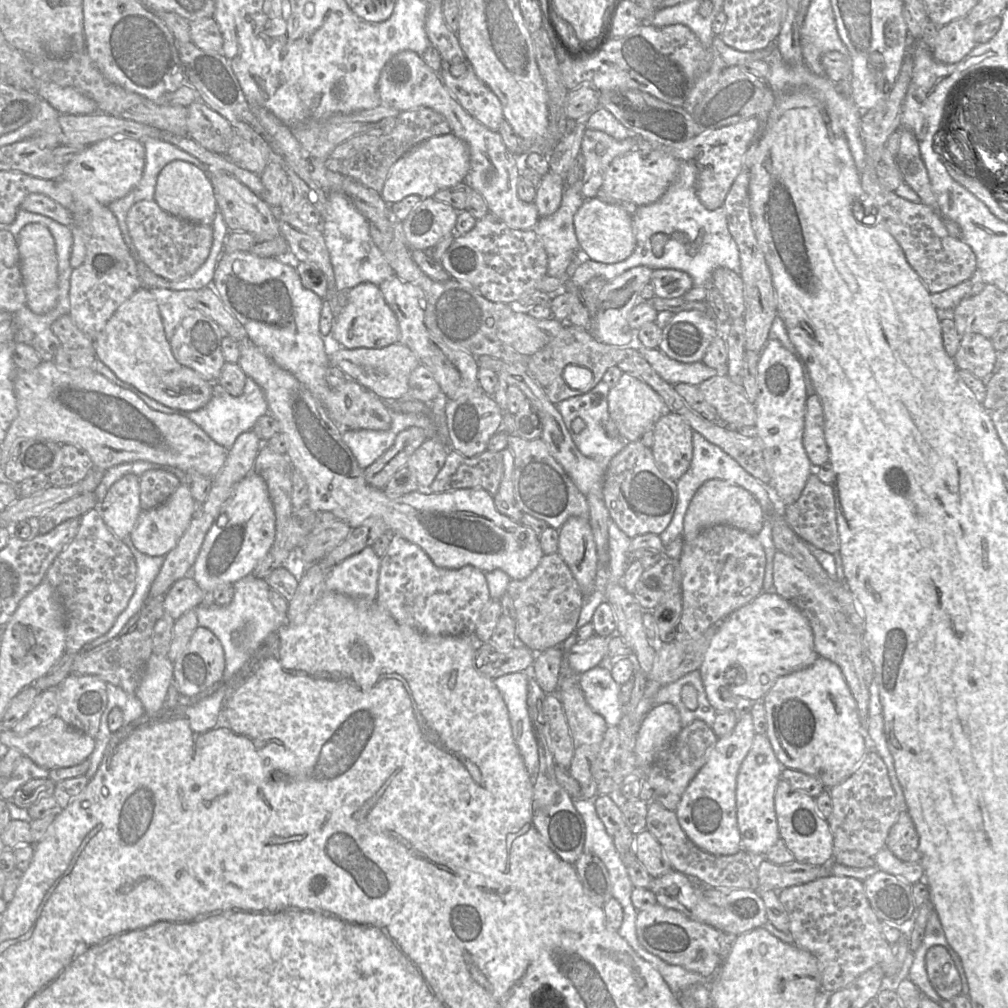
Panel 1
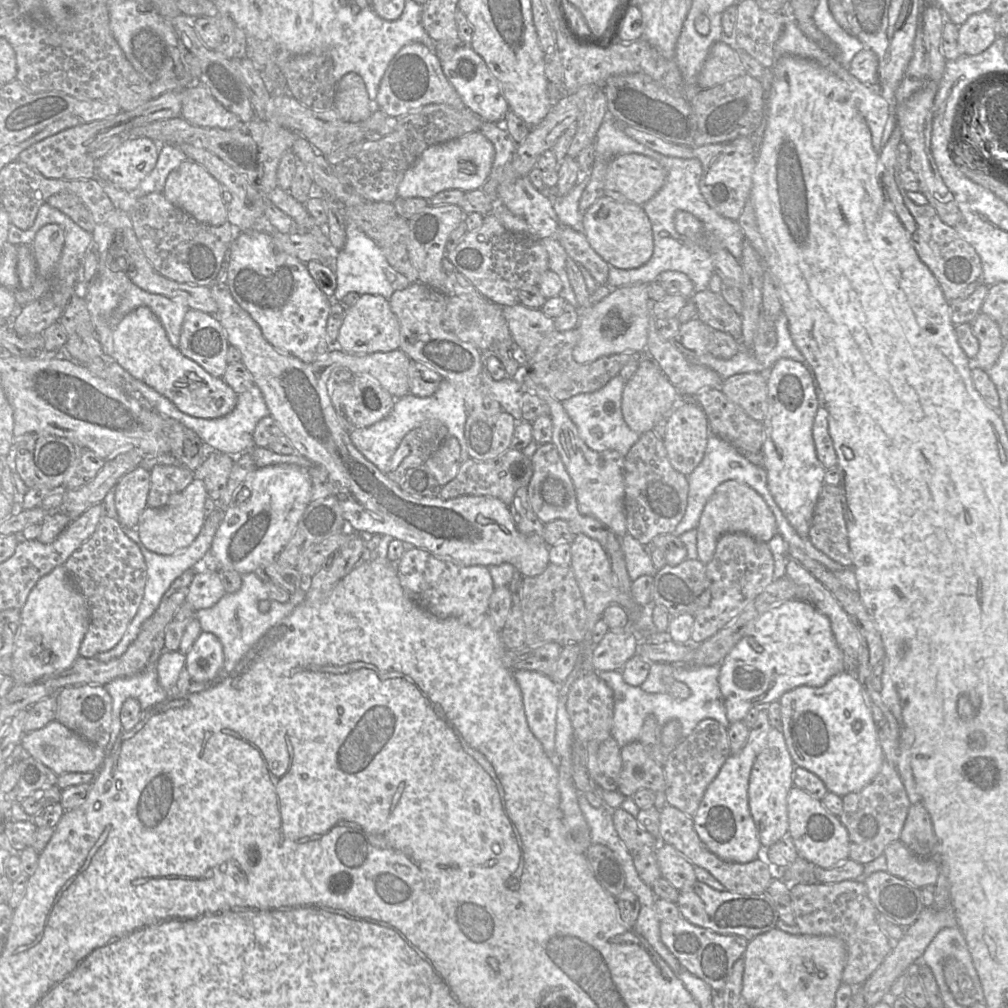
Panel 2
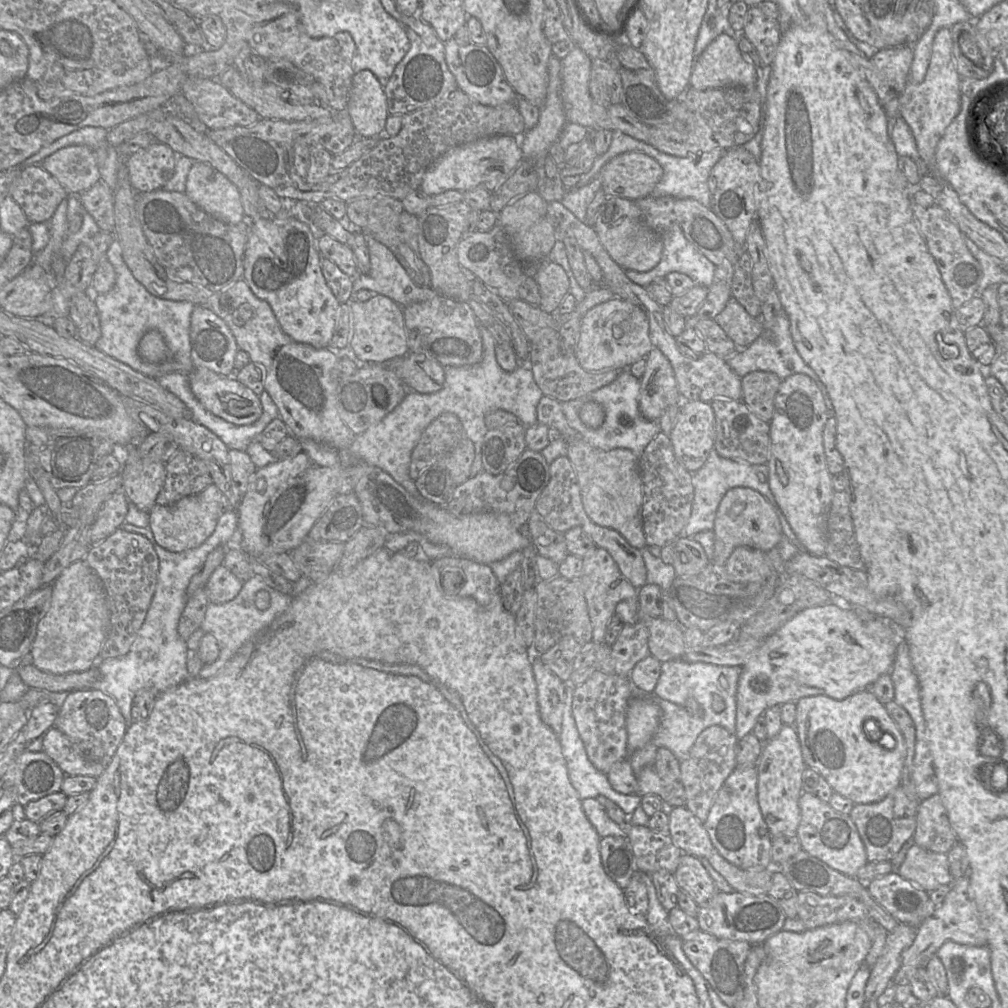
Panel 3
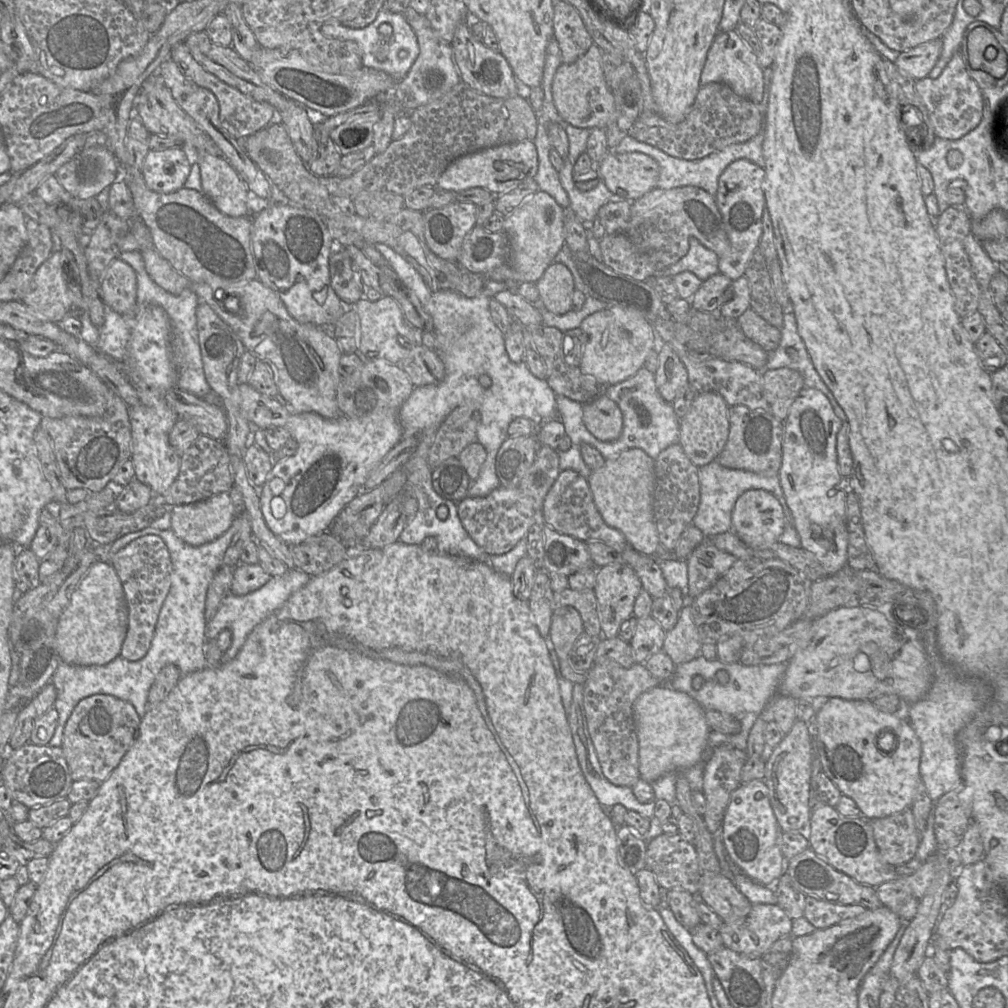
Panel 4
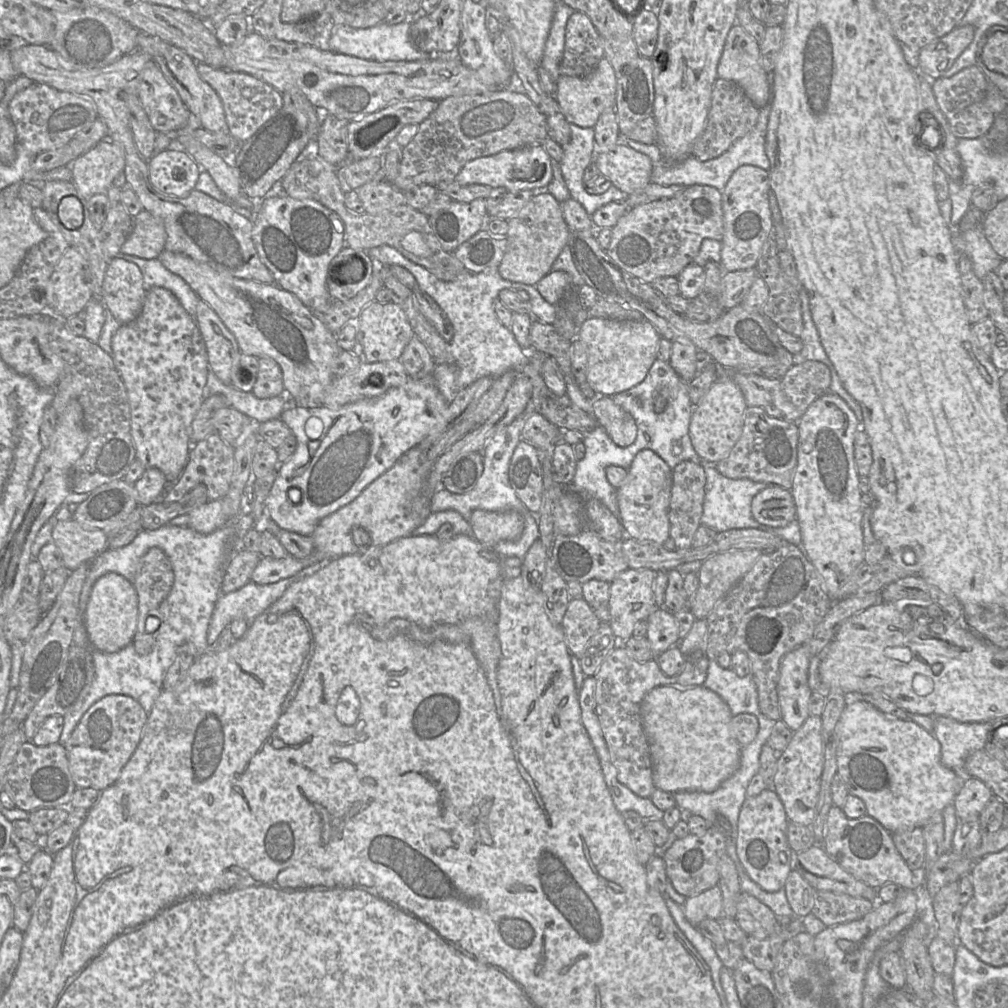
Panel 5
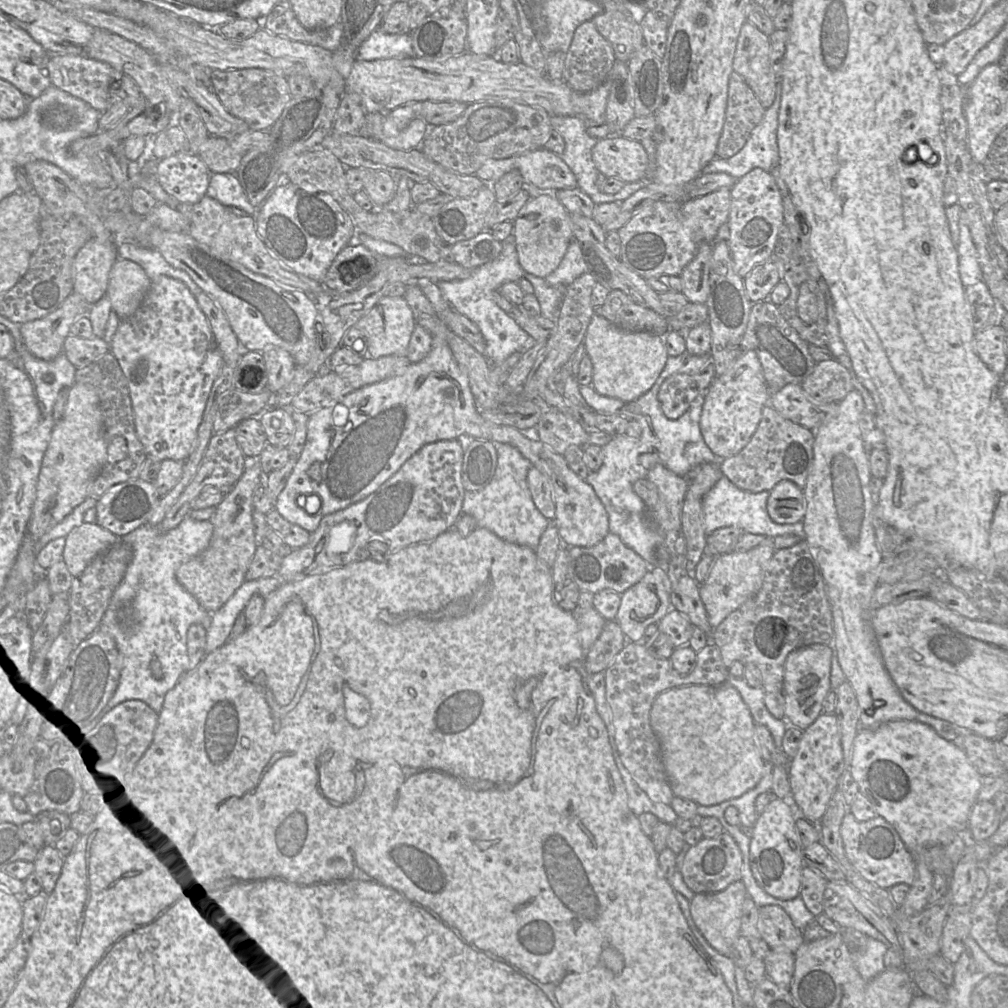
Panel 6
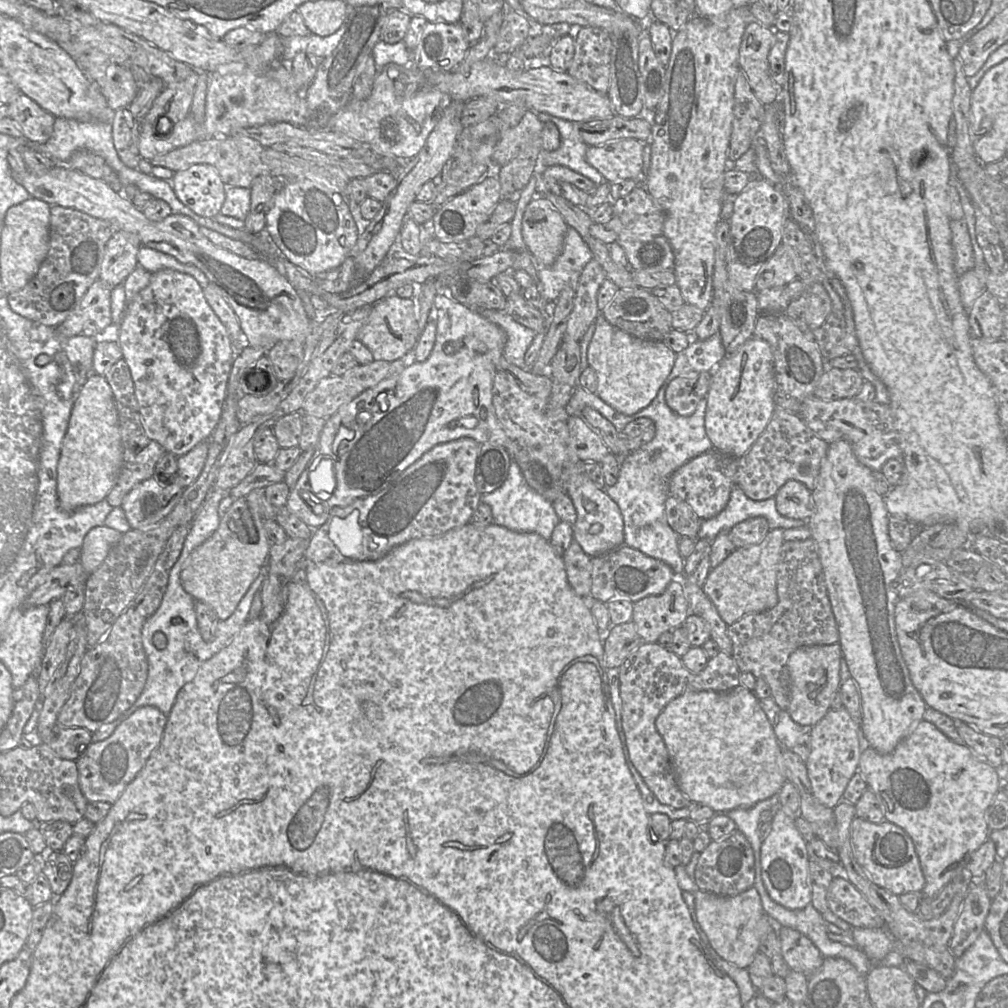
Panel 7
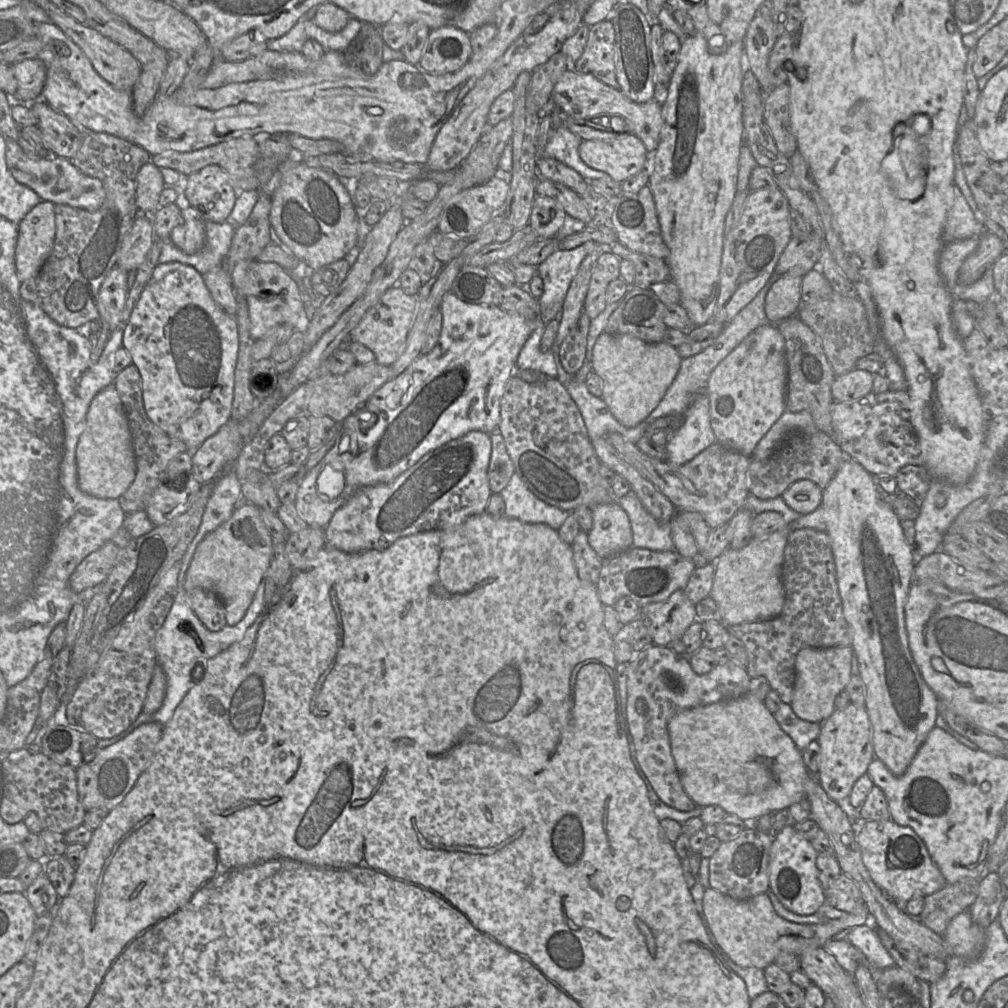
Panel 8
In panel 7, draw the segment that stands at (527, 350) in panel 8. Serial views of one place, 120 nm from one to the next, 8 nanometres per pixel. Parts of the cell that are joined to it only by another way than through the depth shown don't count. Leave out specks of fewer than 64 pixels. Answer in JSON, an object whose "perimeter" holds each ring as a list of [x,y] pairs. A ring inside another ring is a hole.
{"perimeter":[[[484,309],[478,311],[482,316],[504,330],[507,339],[503,355],[506,360],[520,368],[528,368],[524,360],[525,353],[537,333],[515,321],[504,310]]]}

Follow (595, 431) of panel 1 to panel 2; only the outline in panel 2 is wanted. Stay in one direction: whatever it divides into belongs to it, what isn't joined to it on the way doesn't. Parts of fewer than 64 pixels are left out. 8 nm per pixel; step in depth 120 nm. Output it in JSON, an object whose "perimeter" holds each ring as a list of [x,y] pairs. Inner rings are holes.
{"perimeter":[[[615,376],[599,390],[578,394],[561,402],[562,407],[577,427],[581,439],[593,451],[617,451],[624,456],[641,436],[628,427],[622,416],[621,401],[625,383],[622,377]],[[595,427],[600,428],[600,437],[592,433]]]}

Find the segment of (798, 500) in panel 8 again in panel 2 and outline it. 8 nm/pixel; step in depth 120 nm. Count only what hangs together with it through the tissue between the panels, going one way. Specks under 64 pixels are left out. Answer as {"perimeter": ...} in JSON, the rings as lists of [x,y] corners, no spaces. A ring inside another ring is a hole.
{"perimeter":[[[733,480],[725,481],[717,486],[702,511],[696,532],[698,560],[704,564],[711,561],[716,549],[717,541],[723,534],[744,533],[759,541],[767,543],[778,533],[775,516],[764,499],[749,486]]]}

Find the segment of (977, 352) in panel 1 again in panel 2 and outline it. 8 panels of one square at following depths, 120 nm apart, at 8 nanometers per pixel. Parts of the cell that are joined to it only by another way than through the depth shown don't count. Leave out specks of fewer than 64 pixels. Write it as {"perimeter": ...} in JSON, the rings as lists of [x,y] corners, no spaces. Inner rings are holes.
{"perimeter":[[[979,313],[969,324],[979,342],[979,351],[971,359],[971,365],[974,368],[987,370],[998,360],[1006,341],[1001,335],[999,324],[984,313]]]}

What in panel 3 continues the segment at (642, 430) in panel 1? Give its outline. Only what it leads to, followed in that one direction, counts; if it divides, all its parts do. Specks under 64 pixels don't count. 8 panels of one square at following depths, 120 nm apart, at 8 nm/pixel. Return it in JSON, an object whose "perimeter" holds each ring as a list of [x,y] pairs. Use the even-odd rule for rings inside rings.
{"perimeter":[[[653,348],[645,359],[645,371],[640,378],[639,410],[645,419],[658,421],[669,406],[680,404],[683,399],[666,356]]]}

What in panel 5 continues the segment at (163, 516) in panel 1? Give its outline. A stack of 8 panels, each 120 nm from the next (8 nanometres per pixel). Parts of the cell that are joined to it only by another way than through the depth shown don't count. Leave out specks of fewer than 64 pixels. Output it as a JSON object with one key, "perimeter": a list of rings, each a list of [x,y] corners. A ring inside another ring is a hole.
{"perimeter":[[[222,499],[210,500],[193,508],[189,513],[188,527],[200,534],[210,534],[224,526],[229,517],[224,513]]]}

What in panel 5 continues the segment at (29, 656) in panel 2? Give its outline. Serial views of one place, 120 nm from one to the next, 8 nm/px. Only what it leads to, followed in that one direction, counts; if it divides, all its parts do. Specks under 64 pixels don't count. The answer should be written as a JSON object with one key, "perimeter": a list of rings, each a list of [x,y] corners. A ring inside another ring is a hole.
{"perimeter":[[[115,572],[98,578],[92,586],[83,623],[90,643],[102,652],[114,653],[132,643],[138,623],[138,596],[132,583]]]}

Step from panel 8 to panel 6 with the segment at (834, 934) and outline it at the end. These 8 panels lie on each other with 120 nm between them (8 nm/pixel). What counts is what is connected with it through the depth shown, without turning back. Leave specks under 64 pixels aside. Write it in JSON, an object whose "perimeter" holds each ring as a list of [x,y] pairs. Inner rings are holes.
{"perimeter":[[[737,881],[717,893],[695,893],[690,902],[691,916],[696,926],[709,944],[722,955],[729,957],[735,941],[741,936],[743,903],[747,896],[745,884]]]}

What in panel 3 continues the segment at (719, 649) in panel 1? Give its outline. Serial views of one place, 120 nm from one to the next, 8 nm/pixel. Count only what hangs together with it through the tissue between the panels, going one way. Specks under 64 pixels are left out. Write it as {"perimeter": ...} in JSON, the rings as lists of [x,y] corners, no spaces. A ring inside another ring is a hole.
{"perimeter":[[[829,603],[827,605],[817,606],[805,609],[786,622],[781,628],[769,635],[763,640],[760,648],[755,654],[741,667],[737,681],[736,693],[736,736],[737,739],[752,733],[757,719],[764,712],[775,705],[782,705],[787,702],[796,702],[803,697],[825,695],[837,700],[843,700],[852,694],[869,689],[871,685],[883,674],[890,673],[895,660],[897,647],[900,643],[900,636],[904,639],[904,633],[897,629],[886,619],[882,617],[862,618],[851,606],[842,603]]]}

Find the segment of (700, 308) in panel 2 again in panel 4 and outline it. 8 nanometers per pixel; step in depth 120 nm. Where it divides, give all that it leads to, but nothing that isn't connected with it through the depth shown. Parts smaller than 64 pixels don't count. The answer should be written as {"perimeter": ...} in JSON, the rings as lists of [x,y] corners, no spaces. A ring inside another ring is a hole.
{"perimeter":[[[751,307],[736,320],[745,336],[765,351],[771,352],[779,346],[781,330],[762,318]]]}

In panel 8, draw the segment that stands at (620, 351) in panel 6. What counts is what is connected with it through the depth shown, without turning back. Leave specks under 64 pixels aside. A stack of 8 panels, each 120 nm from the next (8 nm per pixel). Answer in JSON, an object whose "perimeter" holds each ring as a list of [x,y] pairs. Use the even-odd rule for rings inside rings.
{"perimeter":[[[603,332],[592,354],[592,369],[603,383],[602,399],[614,417],[626,427],[636,427],[659,405],[677,376],[682,358],[666,342],[647,343],[630,334]]]}

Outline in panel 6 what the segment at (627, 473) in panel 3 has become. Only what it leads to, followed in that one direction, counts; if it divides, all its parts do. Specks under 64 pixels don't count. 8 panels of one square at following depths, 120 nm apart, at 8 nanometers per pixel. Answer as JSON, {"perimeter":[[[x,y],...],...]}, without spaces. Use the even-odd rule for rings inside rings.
{"perimeter":[[[662,464],[653,466],[646,480],[654,483],[659,494],[659,501],[651,515],[656,524],[666,535],[666,545],[672,555],[679,555],[674,547],[677,537],[680,537],[681,510],[688,490],[688,481],[678,476]]]}

